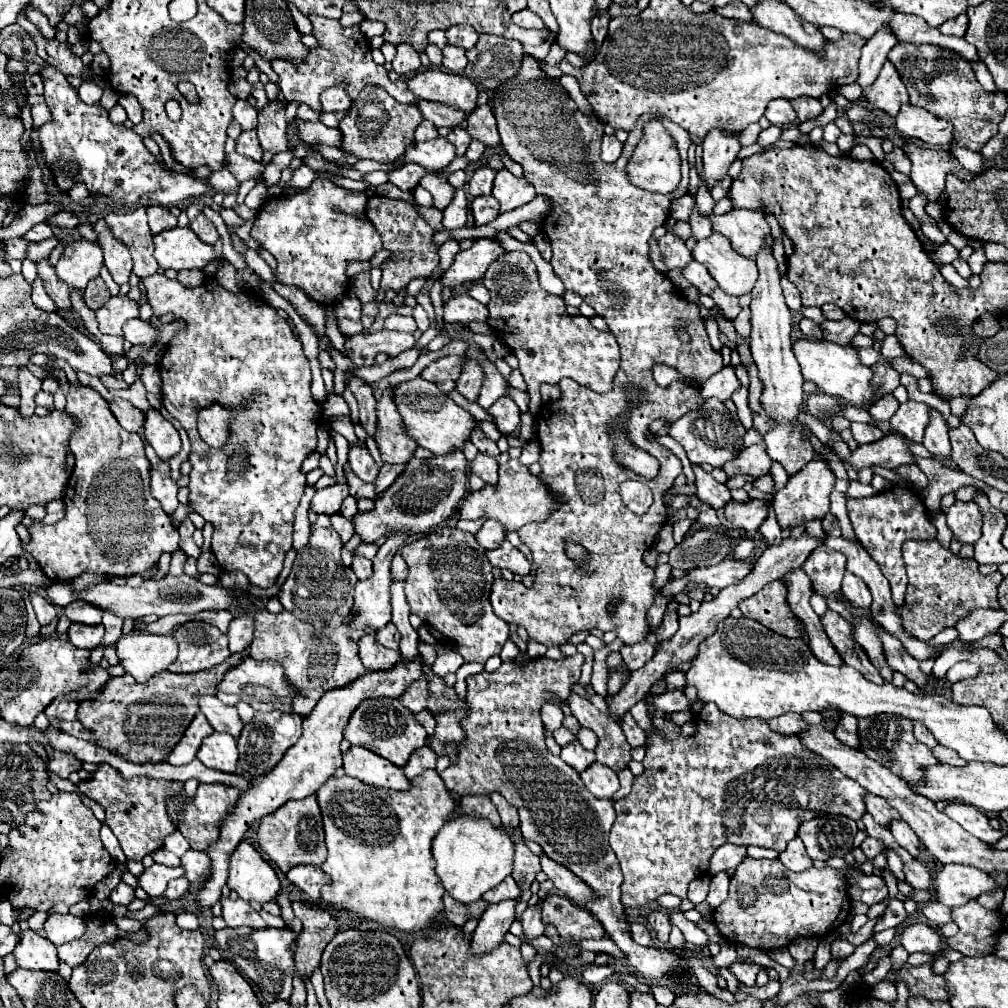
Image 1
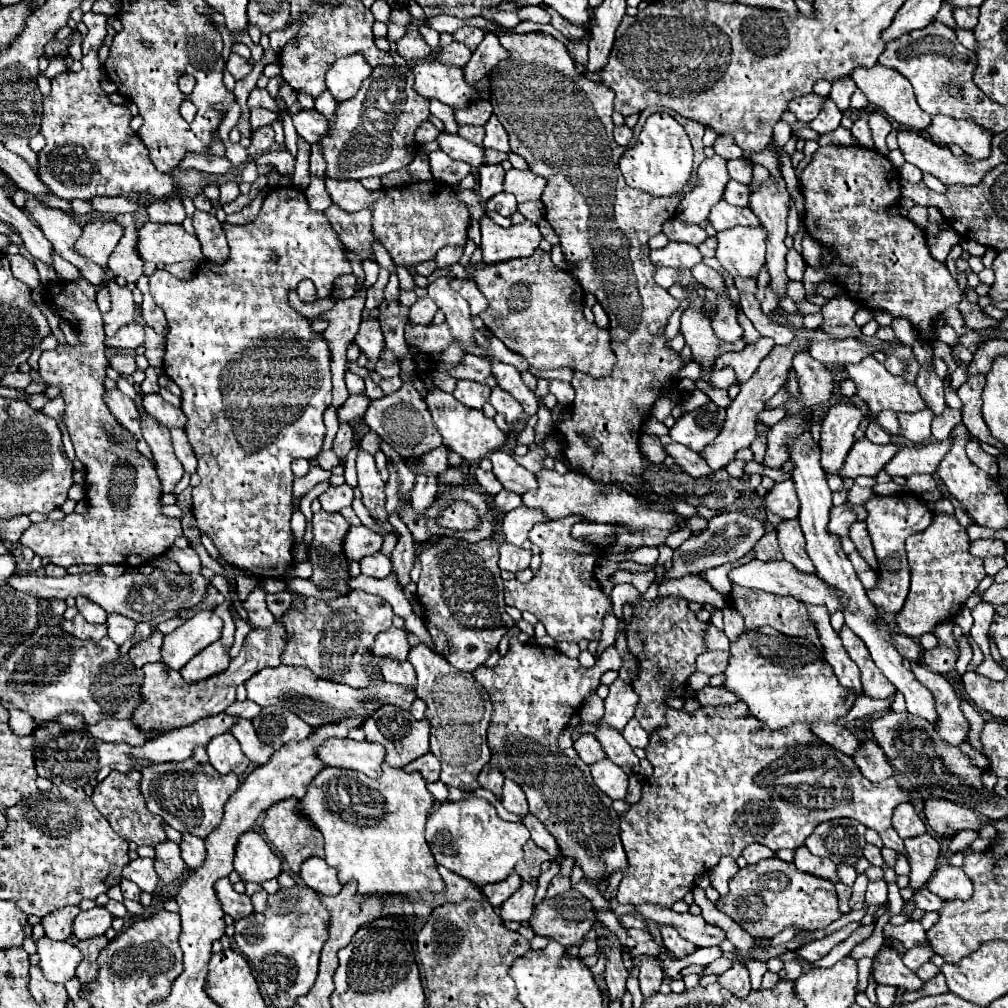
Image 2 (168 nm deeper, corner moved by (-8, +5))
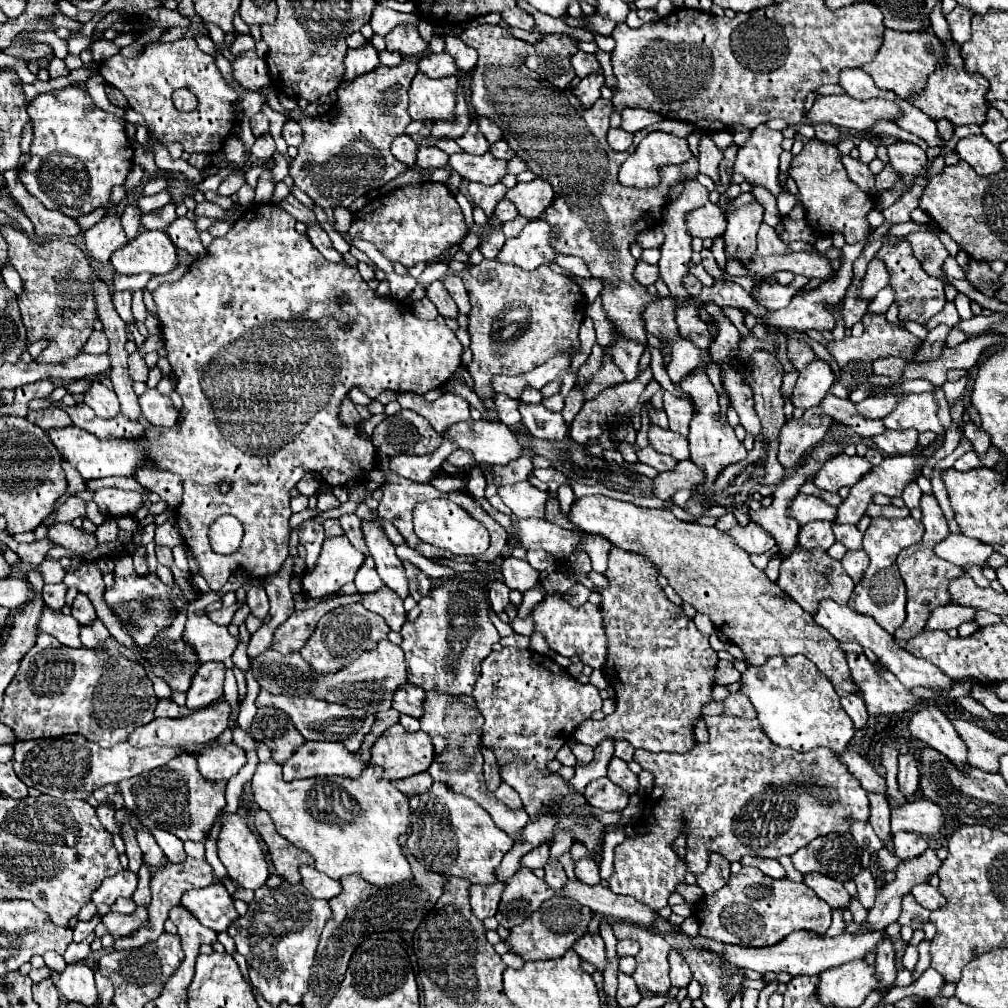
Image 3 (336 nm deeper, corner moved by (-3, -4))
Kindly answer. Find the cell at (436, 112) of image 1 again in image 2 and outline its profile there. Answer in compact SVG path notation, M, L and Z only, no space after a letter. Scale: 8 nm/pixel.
M478 100L476 104L456 110L454 112L458 124L470 124L470 126L484 126L488 122L488 116L492 116L492 104L488 100Z

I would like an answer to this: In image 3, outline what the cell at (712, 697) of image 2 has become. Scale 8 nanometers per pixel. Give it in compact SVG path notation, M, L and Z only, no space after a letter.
M733 693L723 701L725 715L733 715L733 717L743 717L743 719L753 719L755 717L755 709L751 707L749 699L745 695Z

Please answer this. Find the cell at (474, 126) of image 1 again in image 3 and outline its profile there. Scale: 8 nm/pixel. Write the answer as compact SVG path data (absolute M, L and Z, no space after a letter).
M503 139L495 141L495 143L489 147L489 153L491 153L495 159L503 159L503 161L509 161L511 157L515 157L515 153L509 149L509 145L507 145Z

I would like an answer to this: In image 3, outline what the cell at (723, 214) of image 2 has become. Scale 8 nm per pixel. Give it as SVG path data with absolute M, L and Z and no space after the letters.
M705 203L705 207L691 211L691 219L687 221L687 227L691 227L693 237L715 239L723 235L727 227L727 217L719 205Z

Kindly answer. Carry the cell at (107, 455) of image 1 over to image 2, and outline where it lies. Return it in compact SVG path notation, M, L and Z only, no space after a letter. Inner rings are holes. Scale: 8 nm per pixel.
M82 276L74 282L62 282L58 280L56 284L50 284L44 290L46 304L70 326L76 328L78 332L78 344L68 346L60 344L56 350L46 350L40 356L40 376L46 384L56 384L62 390L62 398L66 402L66 428L70 434L70 440L76 448L76 458L84 462L86 466L86 494L90 496L90 510L86 514L68 514L64 520L46 520L40 524L32 524L20 538L24 546L30 546L38 556L42 558L52 558L56 566L74 566L74 564L126 564L128 568L138 568L144 562L150 562L152 558L164 554L168 548L172 548L174 540L182 536L182 526L178 518L168 518L164 516L160 496L162 496L162 486L160 480L156 478L156 470L146 460L136 452L136 438L124 430L116 418L108 412L108 406L102 400L104 386L102 380L106 378L106 368L108 368L108 358L104 350L104 328L102 328L102 314L96 306L96 288L84 280ZM112 438L116 438L120 444L114 444Z

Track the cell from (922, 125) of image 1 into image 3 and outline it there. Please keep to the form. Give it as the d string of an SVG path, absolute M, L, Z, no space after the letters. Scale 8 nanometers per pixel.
M969 135L957 141L957 155L967 161L979 175L991 175L1003 169L999 147L985 139L985 135Z

